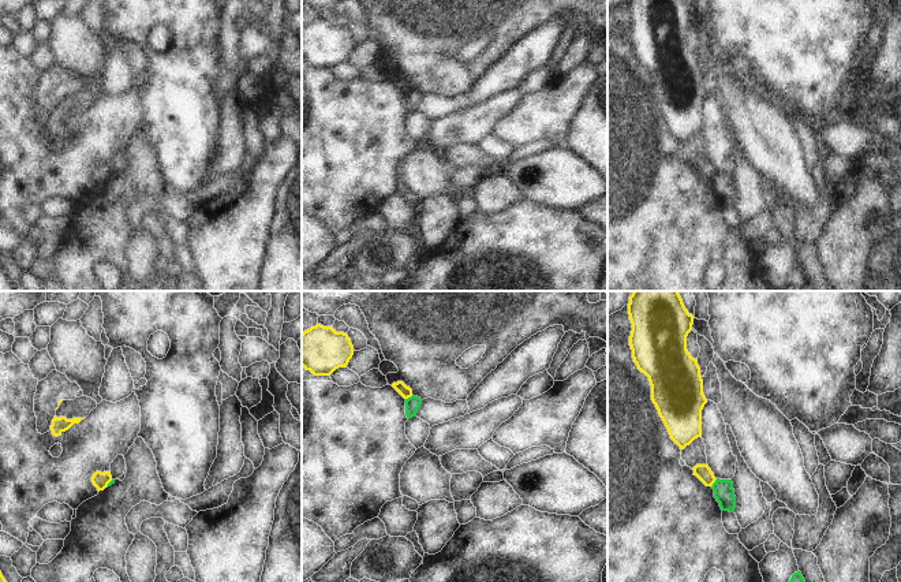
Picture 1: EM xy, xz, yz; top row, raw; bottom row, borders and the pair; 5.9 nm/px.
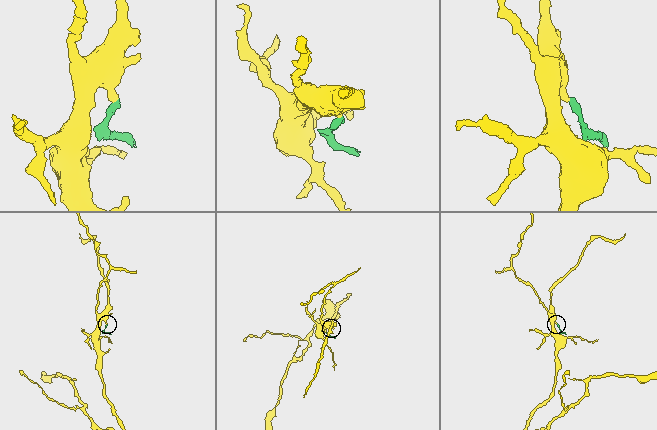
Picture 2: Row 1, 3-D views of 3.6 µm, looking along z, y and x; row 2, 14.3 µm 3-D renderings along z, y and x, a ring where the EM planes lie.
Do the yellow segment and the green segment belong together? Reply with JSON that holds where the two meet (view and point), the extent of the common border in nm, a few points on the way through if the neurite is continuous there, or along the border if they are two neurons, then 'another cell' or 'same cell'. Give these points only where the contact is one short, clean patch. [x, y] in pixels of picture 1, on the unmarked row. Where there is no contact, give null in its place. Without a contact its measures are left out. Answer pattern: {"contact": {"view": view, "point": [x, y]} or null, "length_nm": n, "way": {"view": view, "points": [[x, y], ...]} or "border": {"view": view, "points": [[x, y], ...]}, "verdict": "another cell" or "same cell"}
{"contact": {"view": "yz", "point": [714, 175]}, "length_nm": 70, "border": {"view": "yz", "points": [[717, 172], [711, 181]]}, "verdict": "another cell"}

